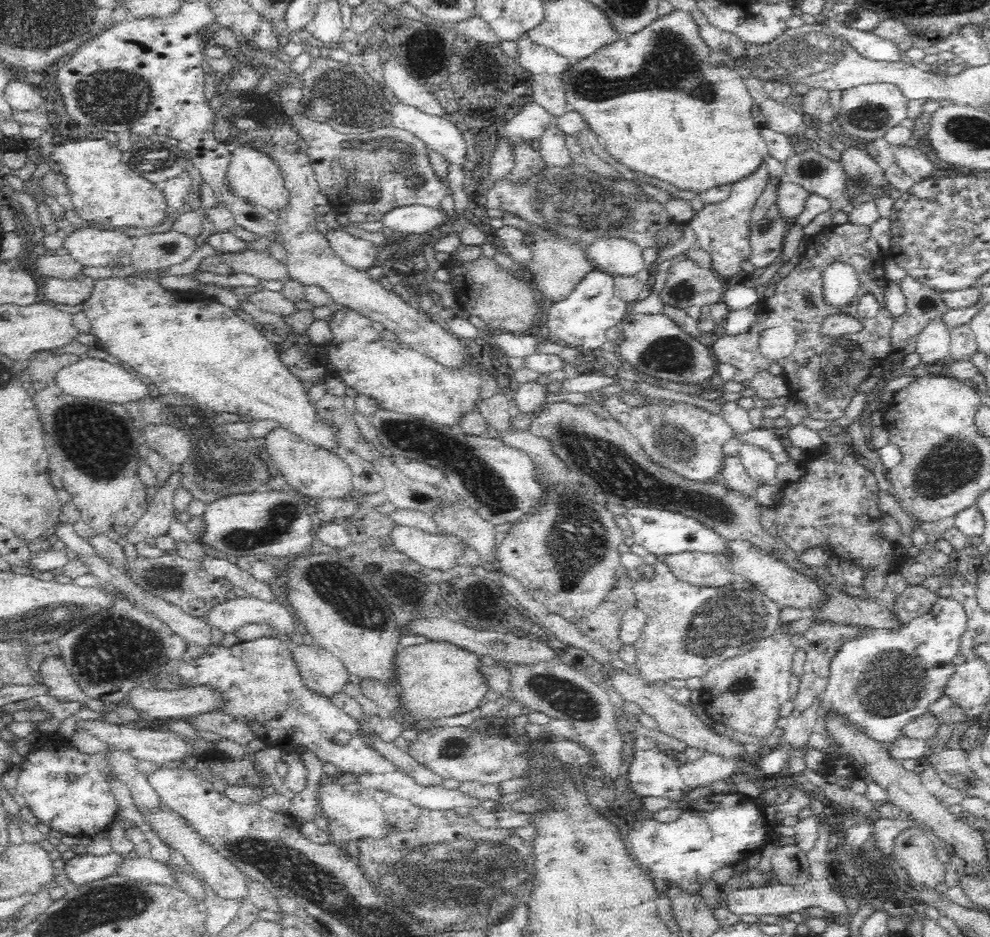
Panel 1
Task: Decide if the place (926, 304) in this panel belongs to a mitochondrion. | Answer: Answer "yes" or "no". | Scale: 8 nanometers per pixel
yes

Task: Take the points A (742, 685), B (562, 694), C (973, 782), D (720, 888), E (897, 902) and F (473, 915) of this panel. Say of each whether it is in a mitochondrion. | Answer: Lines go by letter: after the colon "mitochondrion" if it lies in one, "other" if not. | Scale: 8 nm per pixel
A: mitochondrion
B: mitochondrion
C: mitochondrion
D: other
E: other
F: mitochondrion

